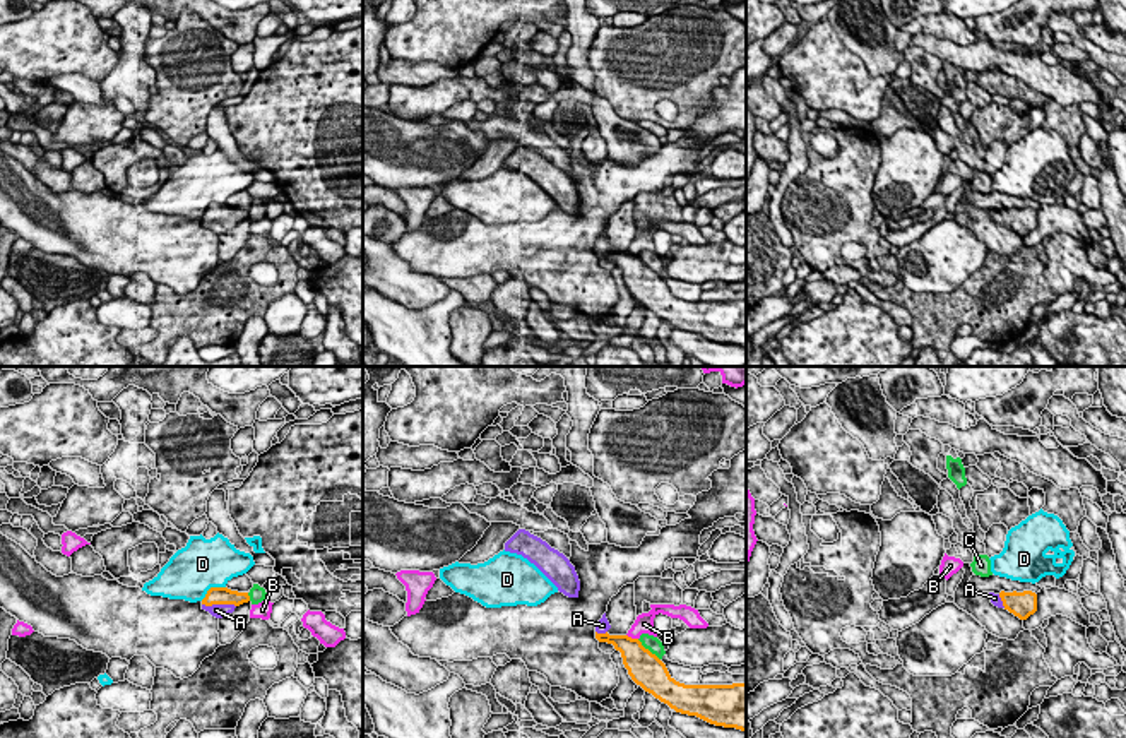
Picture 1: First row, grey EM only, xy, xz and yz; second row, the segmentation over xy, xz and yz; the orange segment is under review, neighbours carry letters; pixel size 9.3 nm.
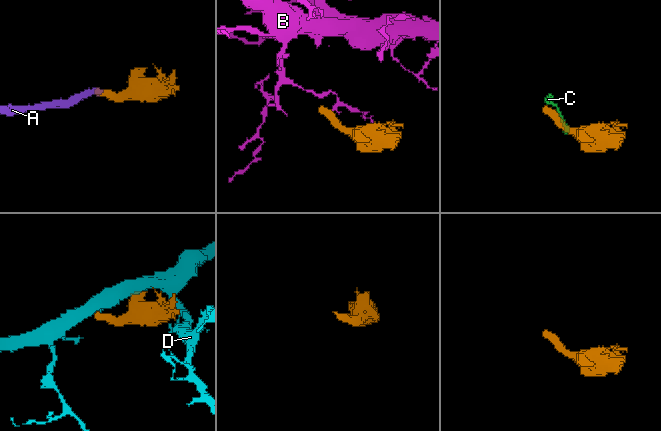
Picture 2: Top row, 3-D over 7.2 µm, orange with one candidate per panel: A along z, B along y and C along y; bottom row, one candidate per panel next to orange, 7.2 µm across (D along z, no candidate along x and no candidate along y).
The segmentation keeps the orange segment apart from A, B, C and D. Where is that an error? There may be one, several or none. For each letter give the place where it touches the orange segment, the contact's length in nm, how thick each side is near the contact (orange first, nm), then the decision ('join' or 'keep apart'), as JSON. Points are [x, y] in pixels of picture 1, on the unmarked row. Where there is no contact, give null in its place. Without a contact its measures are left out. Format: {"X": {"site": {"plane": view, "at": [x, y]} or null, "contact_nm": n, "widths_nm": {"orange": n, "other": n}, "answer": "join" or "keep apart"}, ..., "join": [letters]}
{"A": {"site": {"plane": "xy", "at": [219, 220]}, "contact_nm": 320, "widths_nm": {"orange": 160, "other": 130}, "answer": "join"}, "B": {"site": {"plane": "xz", "at": [630, 254]}, "contact_nm": 120, "widths_nm": {"orange": 280, "other": 190}, "answer": "keep apart"}, "C": {"site": {"plane": "xz", "at": [647, 266]}, "contact_nm": 300, "widths_nm": {"orange": 320, "other": 140}, "answer": "keep apart"}, "D": {"site": {"plane": "xy", "at": [211, 204]}, "contact_nm": 280, "widths_nm": {"orange": 160, "other": 480}, "answer": "keep apart"}, "join": ["A"]}

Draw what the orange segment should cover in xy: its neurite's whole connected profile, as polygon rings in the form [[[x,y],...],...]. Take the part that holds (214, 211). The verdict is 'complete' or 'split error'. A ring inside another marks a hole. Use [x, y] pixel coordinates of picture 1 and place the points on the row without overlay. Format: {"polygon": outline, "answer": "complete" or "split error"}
{"polygon": [[[210,204],[202,216],[202,226],[209,228],[216,235],[222,235],[233,229],[236,223],[248,217],[248,209],[238,209],[228,204]]], "answer": "split error"}

